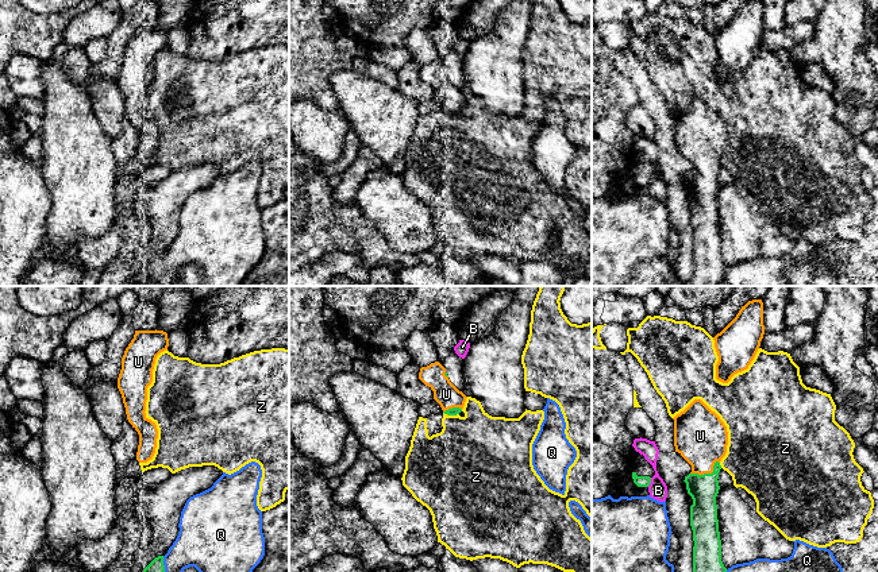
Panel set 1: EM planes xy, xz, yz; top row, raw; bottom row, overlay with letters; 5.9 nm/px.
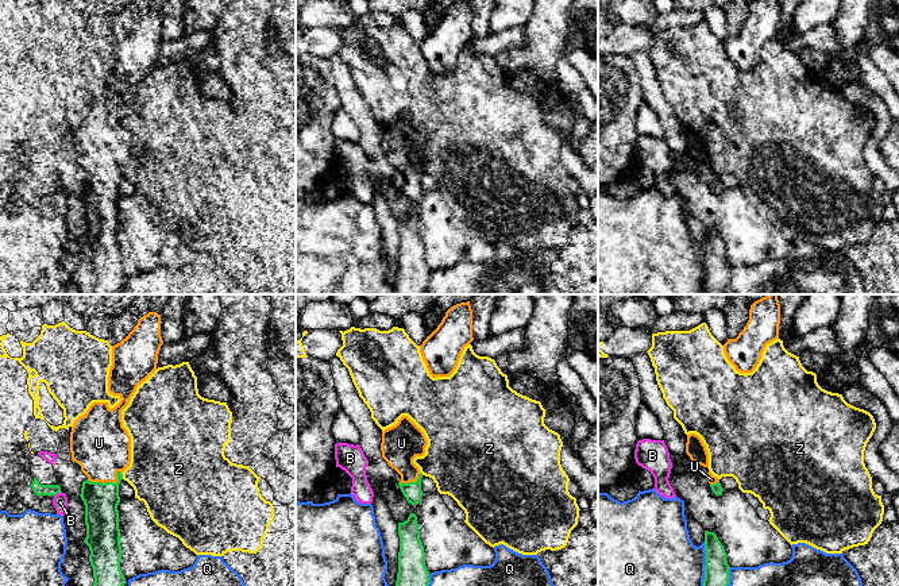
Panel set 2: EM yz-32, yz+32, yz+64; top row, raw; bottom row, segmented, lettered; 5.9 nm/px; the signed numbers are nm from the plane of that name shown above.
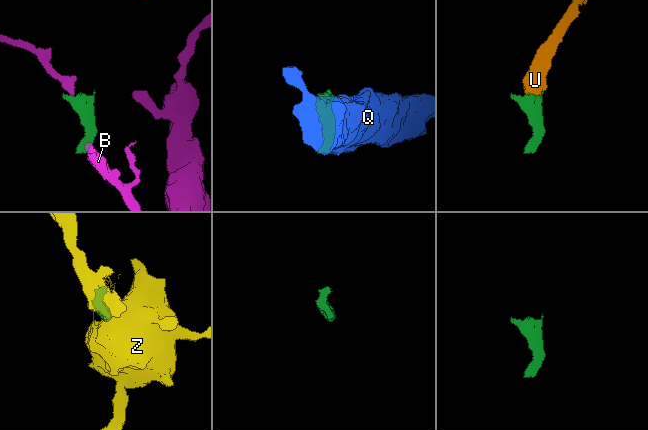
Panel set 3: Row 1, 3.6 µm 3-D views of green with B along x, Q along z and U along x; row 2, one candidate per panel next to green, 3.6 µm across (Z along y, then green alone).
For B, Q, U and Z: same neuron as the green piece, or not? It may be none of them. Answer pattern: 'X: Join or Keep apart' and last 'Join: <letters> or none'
B: Keep apart
Q: Keep apart
U: Join
Z: Keep apart
Join: U

